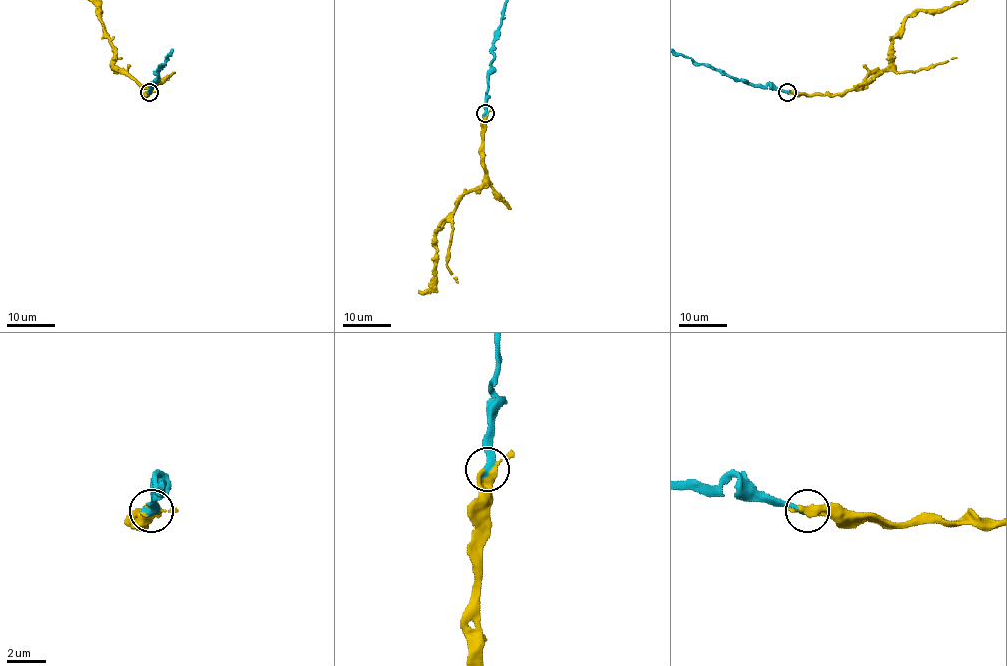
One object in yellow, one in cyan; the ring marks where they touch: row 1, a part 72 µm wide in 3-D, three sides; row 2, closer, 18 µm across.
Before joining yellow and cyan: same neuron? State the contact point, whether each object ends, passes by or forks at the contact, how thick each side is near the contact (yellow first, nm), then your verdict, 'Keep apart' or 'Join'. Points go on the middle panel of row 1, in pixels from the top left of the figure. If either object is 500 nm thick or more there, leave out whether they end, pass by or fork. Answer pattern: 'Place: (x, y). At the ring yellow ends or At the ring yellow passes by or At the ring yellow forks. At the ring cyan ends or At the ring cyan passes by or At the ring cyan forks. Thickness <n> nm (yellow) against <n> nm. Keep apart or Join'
Place: (485, 113). At the ring yellow forks. At the ring cyan ends. Thickness 280 nm (yellow) against 420 nm. Join

